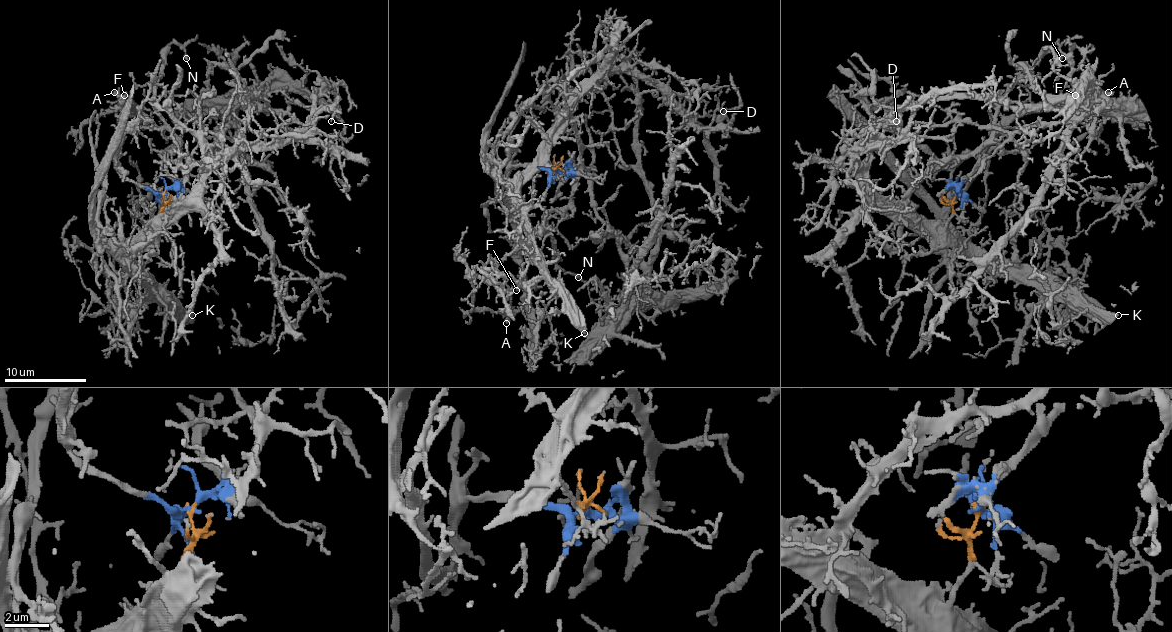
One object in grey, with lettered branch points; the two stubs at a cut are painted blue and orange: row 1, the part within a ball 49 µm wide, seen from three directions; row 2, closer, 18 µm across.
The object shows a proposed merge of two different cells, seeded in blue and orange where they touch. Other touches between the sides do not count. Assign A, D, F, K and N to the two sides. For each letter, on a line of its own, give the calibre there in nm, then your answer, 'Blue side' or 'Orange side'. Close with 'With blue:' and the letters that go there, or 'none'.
A: Thickness 340 nm. Blue side
D: Thickness 150 nm. Orange side
F: Thickness 200 nm. Blue side
K: Thickness 500 nm. Orange side
N: Thickness 150 nm. Orange side
With blue: A, F

